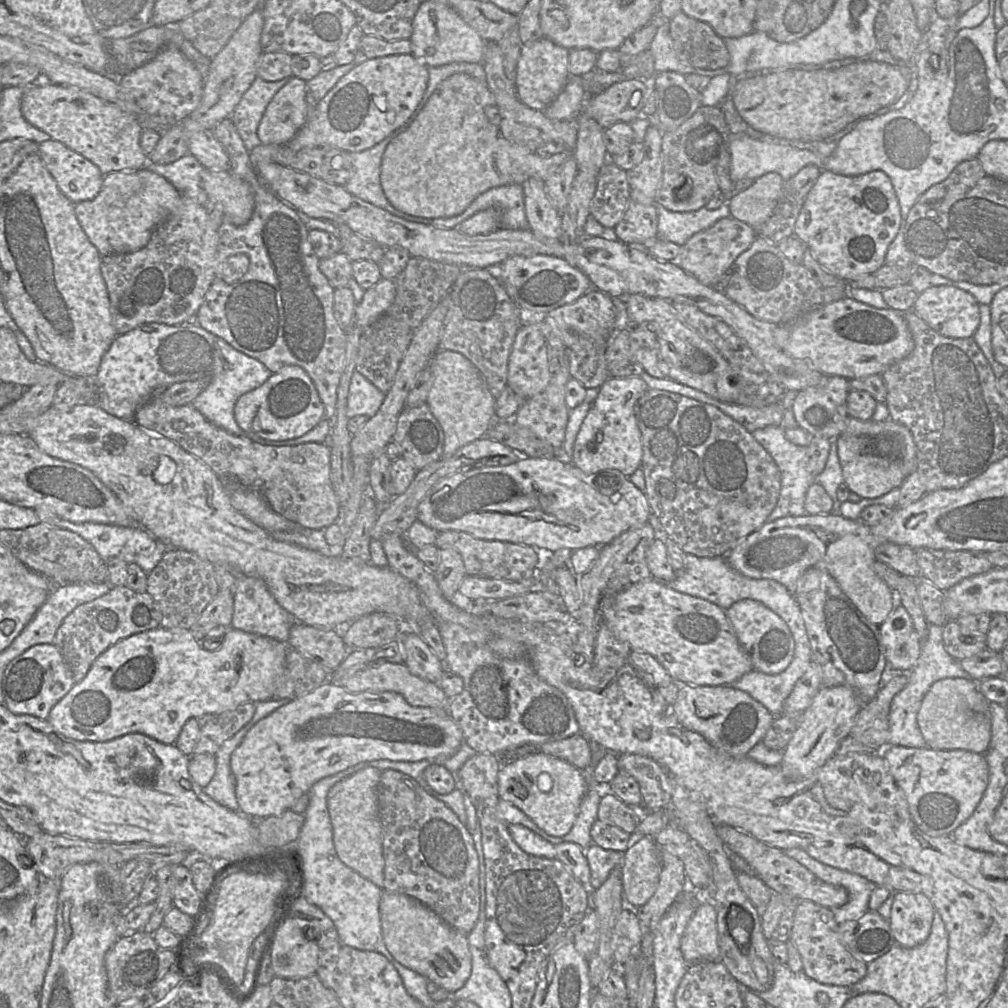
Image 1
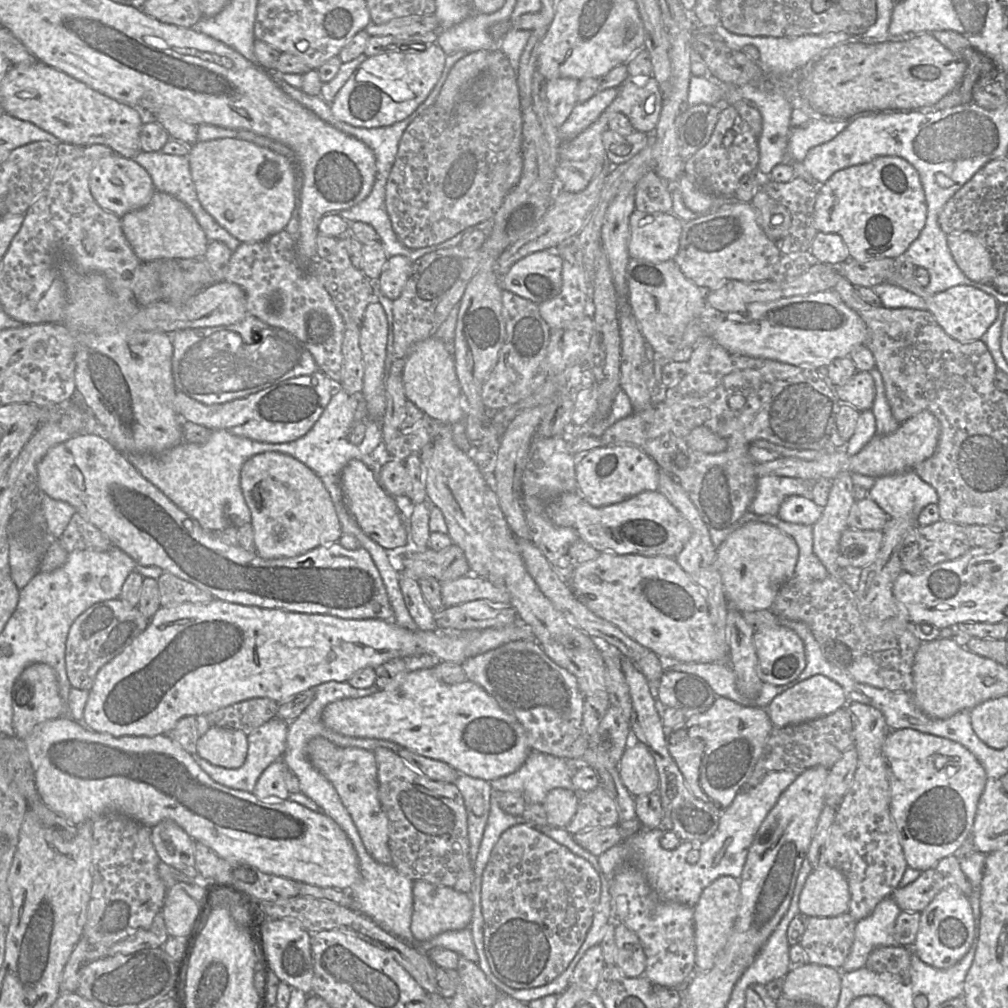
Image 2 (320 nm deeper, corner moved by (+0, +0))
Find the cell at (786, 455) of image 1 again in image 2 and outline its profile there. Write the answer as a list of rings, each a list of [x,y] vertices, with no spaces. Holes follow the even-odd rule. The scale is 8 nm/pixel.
[[[763,476],[758,478],[749,511],[756,515],[777,515],[780,505],[789,496],[798,495],[811,499],[812,483],[792,477]]]

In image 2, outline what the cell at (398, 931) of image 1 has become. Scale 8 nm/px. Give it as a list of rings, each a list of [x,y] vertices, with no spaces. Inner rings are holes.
[[[425,881],[413,882],[411,932],[417,941],[426,941],[446,931],[469,927],[473,916],[473,902],[468,894]]]

